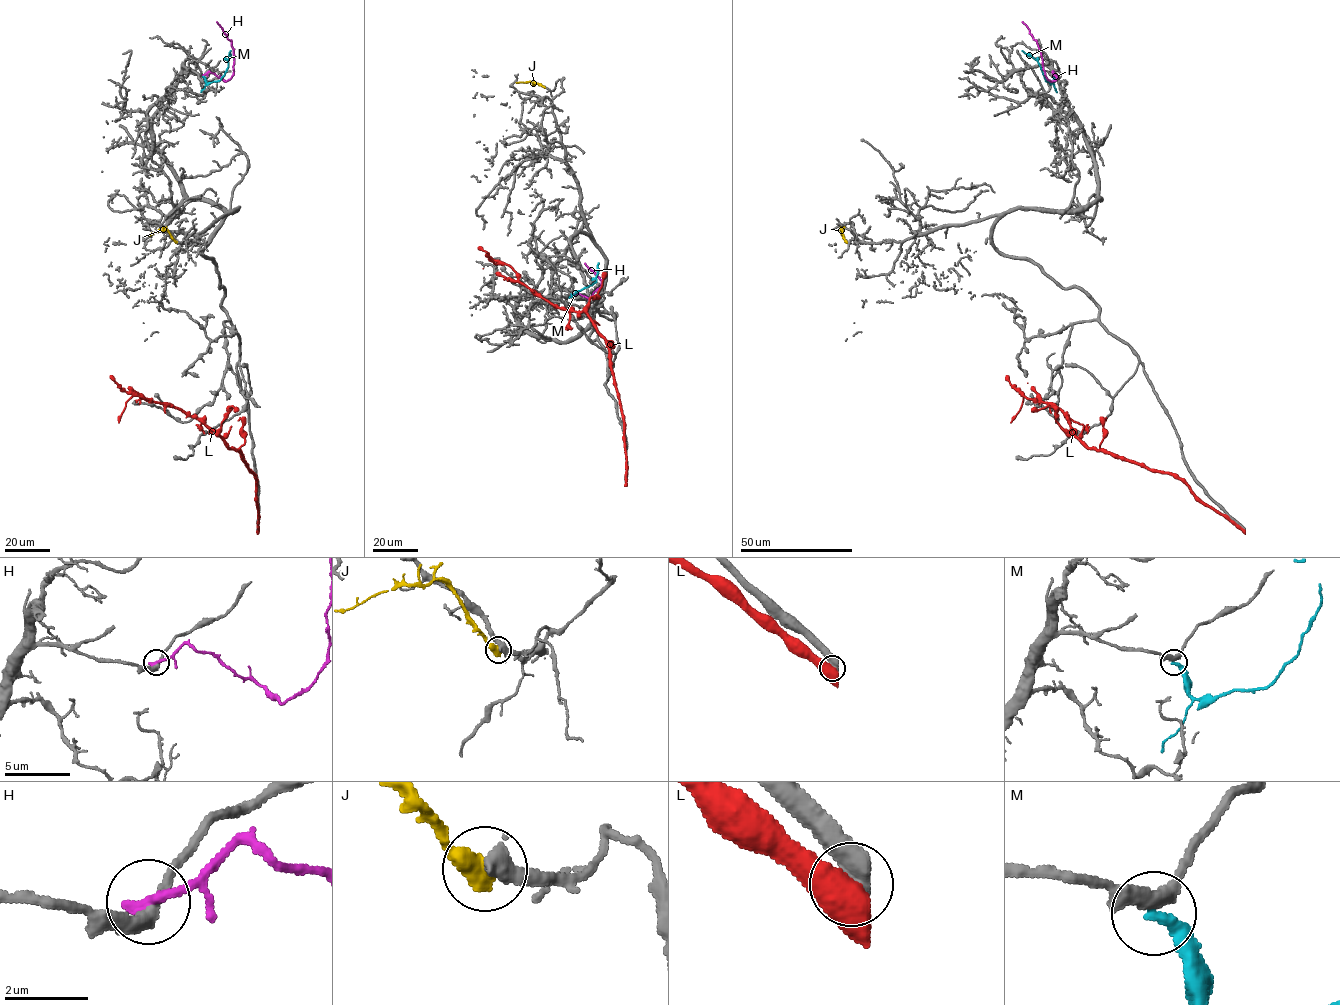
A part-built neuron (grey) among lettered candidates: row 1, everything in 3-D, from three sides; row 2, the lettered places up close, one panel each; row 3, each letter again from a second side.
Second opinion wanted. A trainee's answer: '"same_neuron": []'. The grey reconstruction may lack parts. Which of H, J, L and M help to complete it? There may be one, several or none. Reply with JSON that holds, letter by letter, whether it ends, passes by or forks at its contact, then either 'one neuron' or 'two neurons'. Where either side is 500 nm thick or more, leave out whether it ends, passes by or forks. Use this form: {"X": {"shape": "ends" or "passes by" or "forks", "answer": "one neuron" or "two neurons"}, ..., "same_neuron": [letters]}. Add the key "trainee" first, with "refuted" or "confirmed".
{"trainee": "confirmed", "H": {"shape": "ends", "answer": "two neurons"}, "J": {"shape": "ends", "answer": "two neurons"}, "L": {"answer": "two neurons"}, "M": {"shape": "ends", "answer": "two neurons"}, "same_neuron": []}

